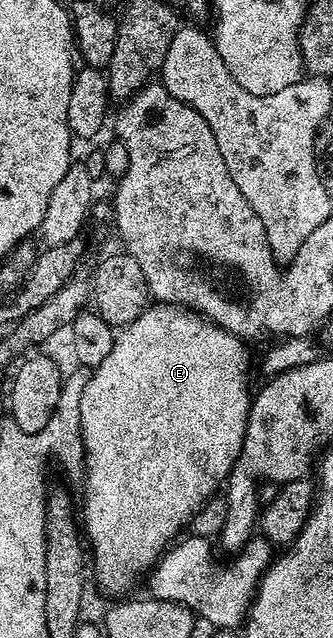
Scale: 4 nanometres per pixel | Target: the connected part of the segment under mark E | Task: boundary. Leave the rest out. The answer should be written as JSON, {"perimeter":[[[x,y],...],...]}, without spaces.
{"perimeter":[[[157,303],[146,306],[145,310],[141,311],[133,321],[120,328],[111,345],[111,353],[107,353],[107,358],[98,367],[92,368],[87,385],[83,389],[83,397],[79,400],[79,421],[85,446],[83,529],[87,534],[88,546],[91,548],[92,574],[93,571],[97,574],[97,583],[103,590],[117,595],[113,597],[128,596],[132,592],[129,590],[136,585],[137,578],[140,575],[141,578],[148,576],[170,544],[192,524],[194,513],[213,495],[218,494],[219,488],[229,478],[233,462],[241,455],[251,402],[251,390],[249,391],[248,383],[249,351],[245,347],[248,347],[246,340],[232,335],[230,331],[224,331],[221,327],[216,327],[204,315],[198,315],[183,307],[175,307],[171,303]]]}

